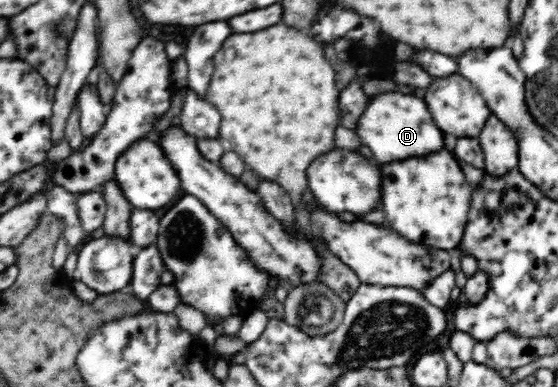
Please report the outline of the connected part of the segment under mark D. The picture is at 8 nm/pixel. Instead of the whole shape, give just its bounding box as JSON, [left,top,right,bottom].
[357,91,445,165]

